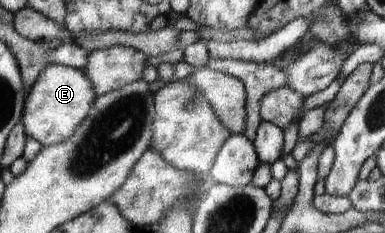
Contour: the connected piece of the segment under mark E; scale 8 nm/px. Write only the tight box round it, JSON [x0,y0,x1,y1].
[22,63,97,147]

